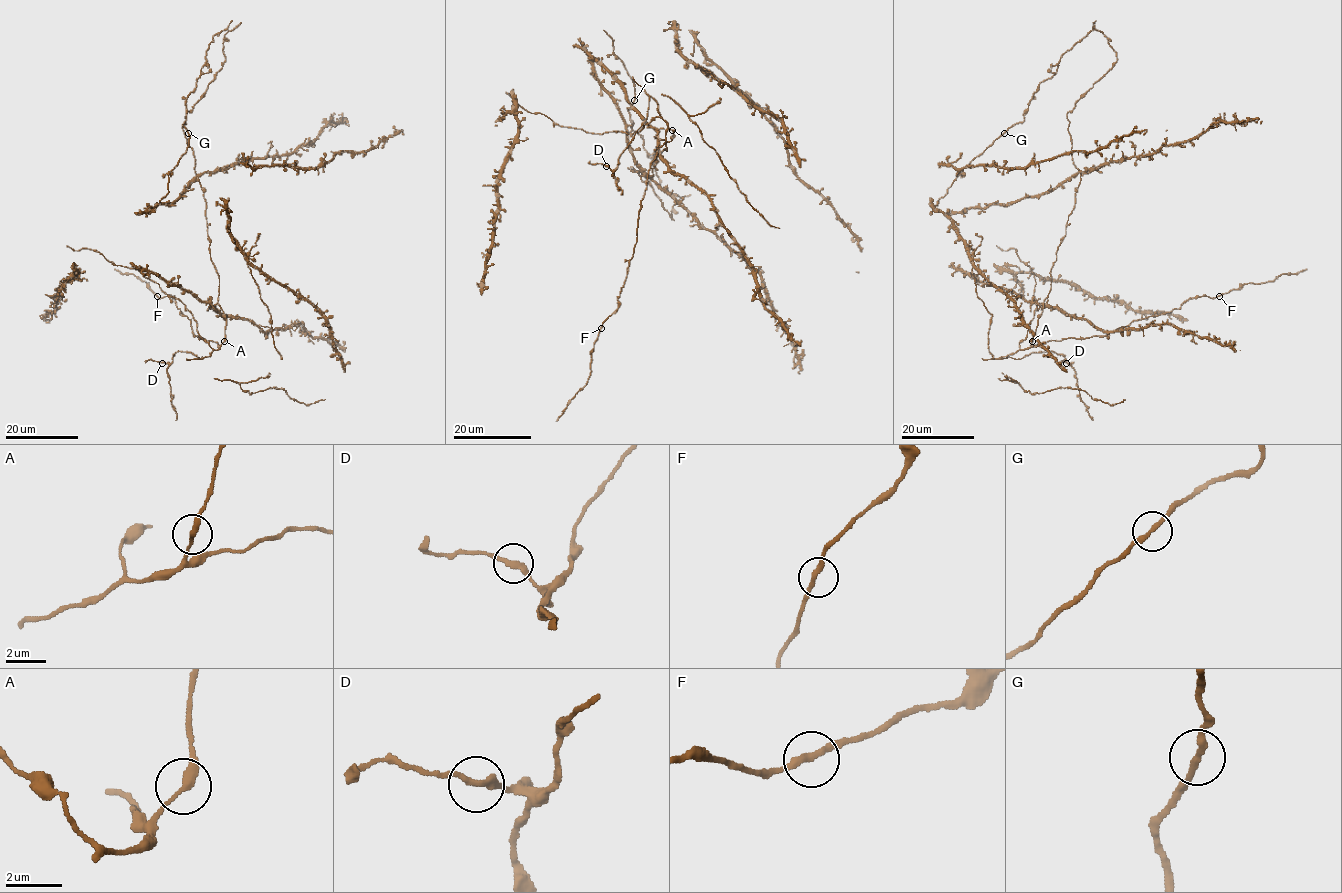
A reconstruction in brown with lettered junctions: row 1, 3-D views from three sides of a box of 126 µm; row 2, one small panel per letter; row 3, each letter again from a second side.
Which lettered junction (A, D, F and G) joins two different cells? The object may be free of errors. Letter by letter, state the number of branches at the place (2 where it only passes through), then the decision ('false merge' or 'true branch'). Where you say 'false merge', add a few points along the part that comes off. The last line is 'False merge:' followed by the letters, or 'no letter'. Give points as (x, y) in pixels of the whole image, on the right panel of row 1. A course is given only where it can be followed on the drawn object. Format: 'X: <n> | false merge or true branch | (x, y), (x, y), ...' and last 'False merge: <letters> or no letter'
A: 2 | true branch
D: 2 | true branch
F: 2 | true branch
G: 2 | true branch
False merge: no letter

